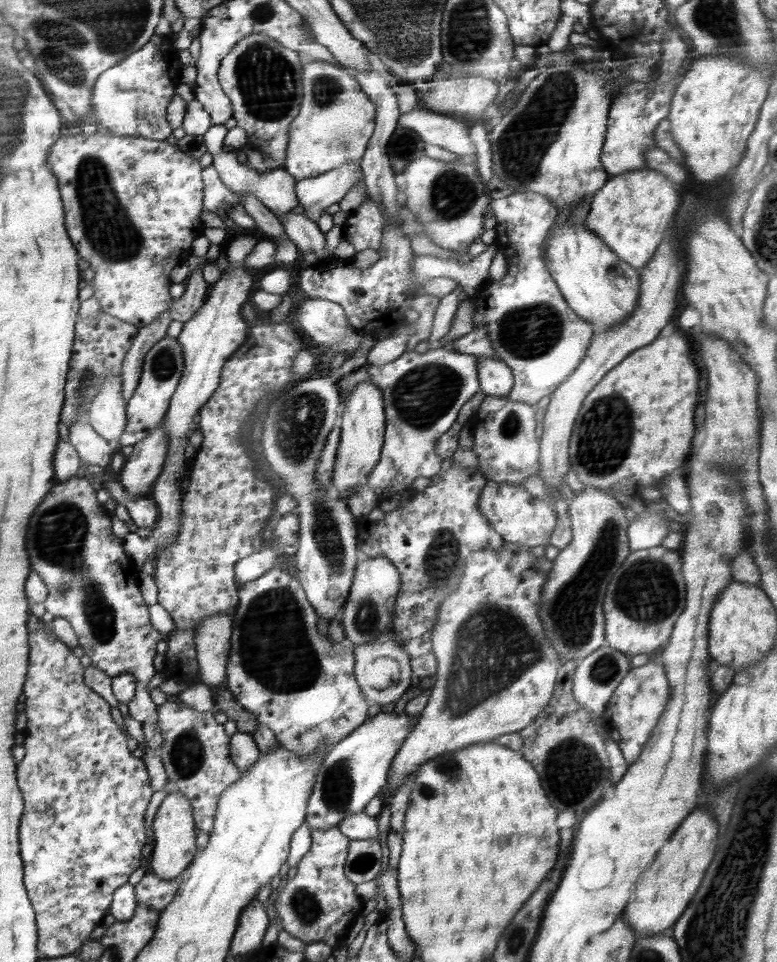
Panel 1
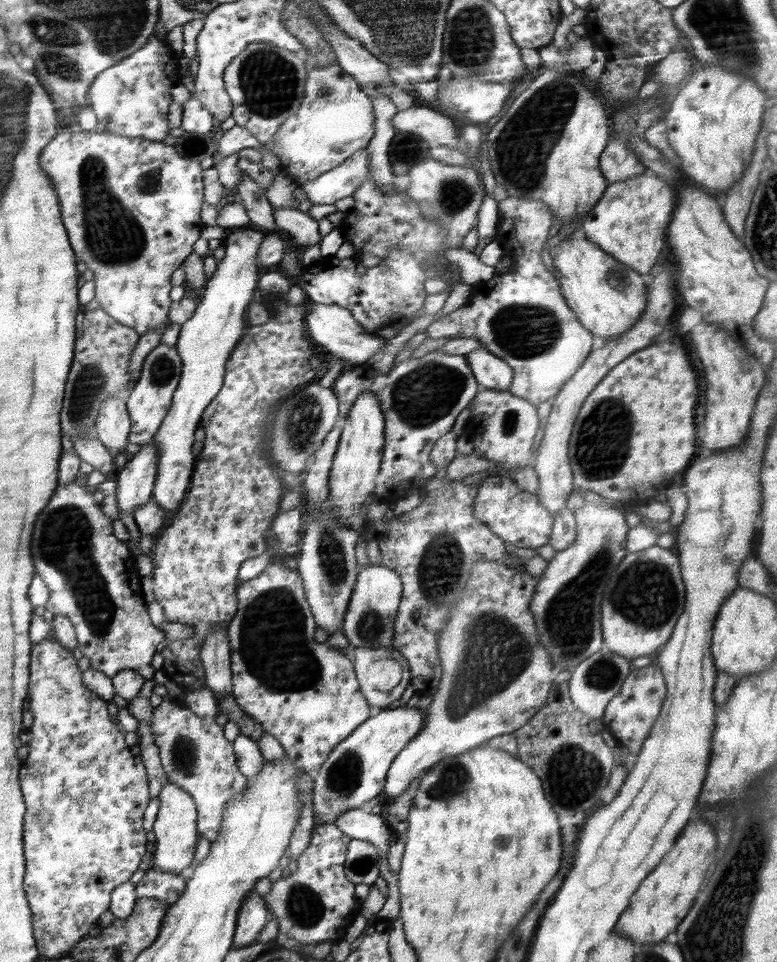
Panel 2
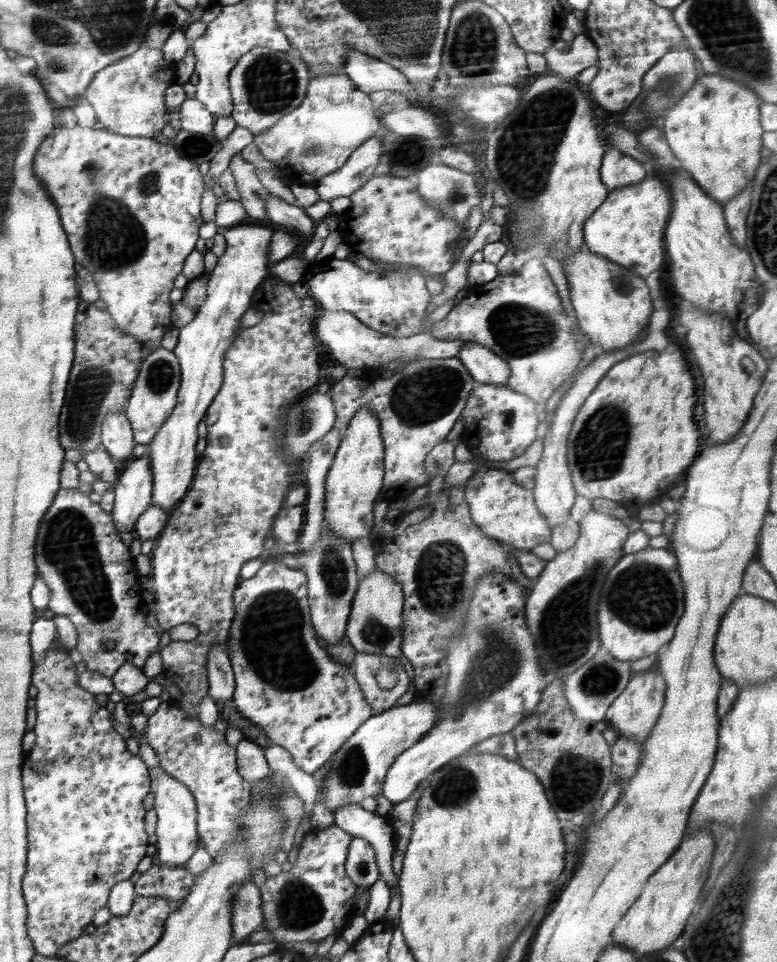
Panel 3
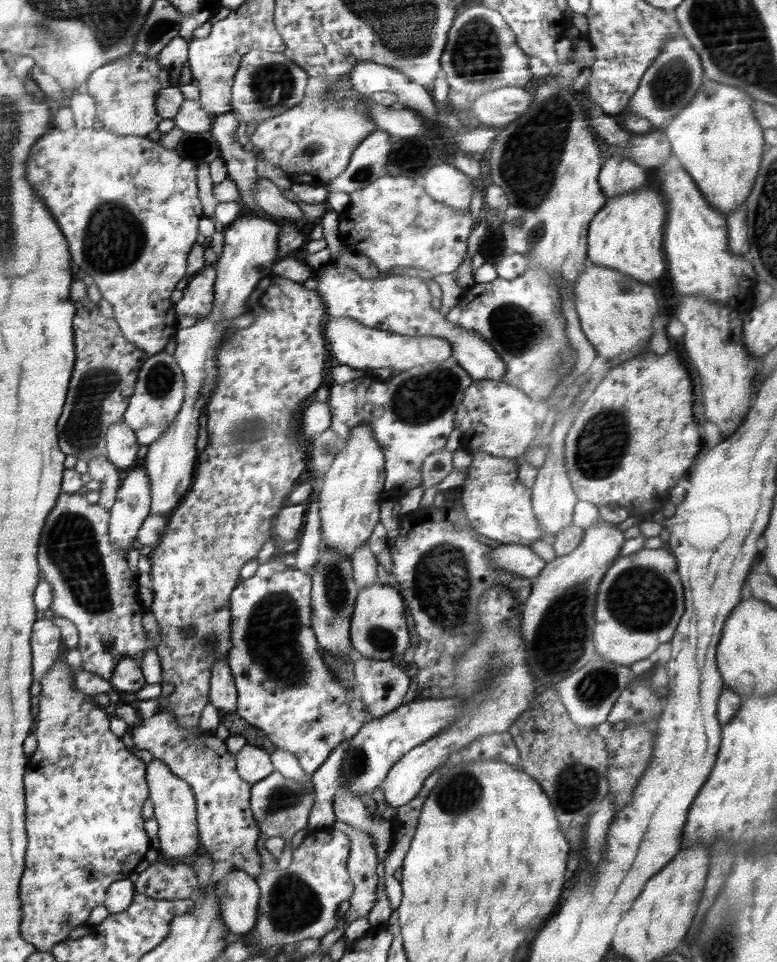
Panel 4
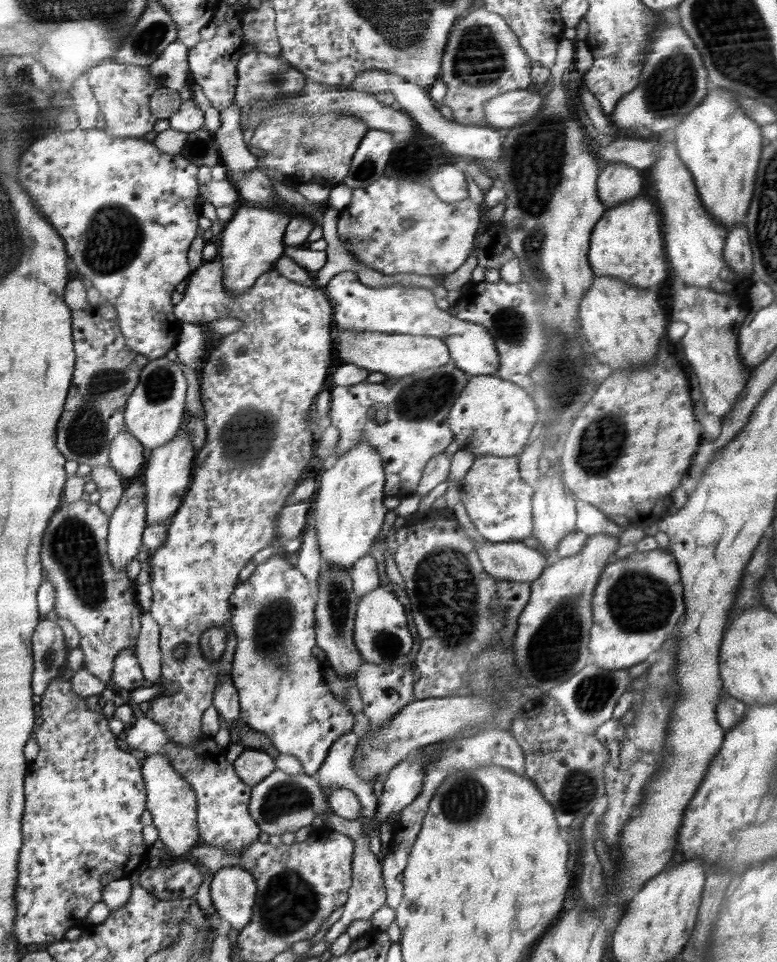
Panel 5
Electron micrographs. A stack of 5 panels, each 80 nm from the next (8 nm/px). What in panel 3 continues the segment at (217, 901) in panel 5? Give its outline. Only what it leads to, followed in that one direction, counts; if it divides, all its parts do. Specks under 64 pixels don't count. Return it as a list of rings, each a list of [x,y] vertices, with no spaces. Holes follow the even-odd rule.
[[[251,881],[242,886],[237,894],[233,908],[234,940],[240,943],[256,932],[265,922],[261,890]]]

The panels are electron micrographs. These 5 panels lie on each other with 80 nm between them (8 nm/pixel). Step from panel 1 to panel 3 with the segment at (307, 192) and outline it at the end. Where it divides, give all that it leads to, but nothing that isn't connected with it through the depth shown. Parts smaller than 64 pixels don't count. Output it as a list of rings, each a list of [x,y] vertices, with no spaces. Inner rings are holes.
[[[370,138],[354,158],[341,169],[327,174],[314,188],[318,191],[320,201],[330,203],[337,196],[347,196],[354,194],[359,188],[362,188],[366,182],[374,178],[376,166],[383,155],[383,140]]]

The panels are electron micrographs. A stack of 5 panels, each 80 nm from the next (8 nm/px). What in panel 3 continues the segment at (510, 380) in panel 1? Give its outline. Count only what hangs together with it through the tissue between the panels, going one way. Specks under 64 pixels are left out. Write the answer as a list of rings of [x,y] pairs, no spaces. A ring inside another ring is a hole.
[[[467,341],[457,357],[473,378],[482,384],[506,385],[512,374],[512,368],[505,359],[494,354],[490,347],[472,341]]]

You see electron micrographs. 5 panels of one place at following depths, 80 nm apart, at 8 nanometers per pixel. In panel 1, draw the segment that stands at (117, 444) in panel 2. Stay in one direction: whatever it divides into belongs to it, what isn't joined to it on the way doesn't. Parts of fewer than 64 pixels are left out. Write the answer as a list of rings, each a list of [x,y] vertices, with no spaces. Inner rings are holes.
[[[109,374],[92,405],[88,407],[87,421],[96,434],[108,443],[119,443],[128,425],[123,382],[120,376]]]

